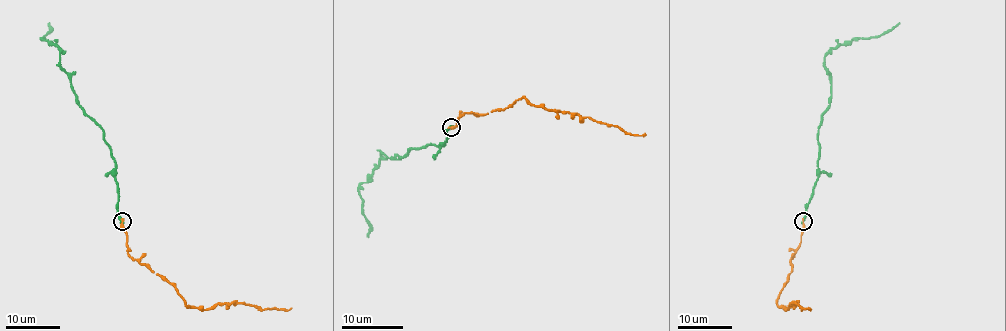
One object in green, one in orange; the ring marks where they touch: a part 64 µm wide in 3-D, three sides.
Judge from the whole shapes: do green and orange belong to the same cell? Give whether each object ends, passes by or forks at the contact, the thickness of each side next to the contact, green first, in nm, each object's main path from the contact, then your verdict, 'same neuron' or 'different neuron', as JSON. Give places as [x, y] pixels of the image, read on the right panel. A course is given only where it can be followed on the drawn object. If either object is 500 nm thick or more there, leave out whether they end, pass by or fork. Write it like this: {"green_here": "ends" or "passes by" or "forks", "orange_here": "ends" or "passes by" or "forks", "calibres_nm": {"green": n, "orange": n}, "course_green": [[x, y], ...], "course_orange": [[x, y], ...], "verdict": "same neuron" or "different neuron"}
{"green_here": "ends", "orange_here": "ends", "calibres_nm": {"green": 320, "orange": 260}, "course_green": [[803, 221], [817, 178], [817, 130], [829, 103], [831, 76], [824, 56], [858, 38], [878, 37], [899, 22]], "course_orange": [[803, 221], [801, 242], [790, 259], [788, 282], [777, 305], [788, 309], [790, 303], [797, 303], [808, 309]], "verdict": "same neuron"}

